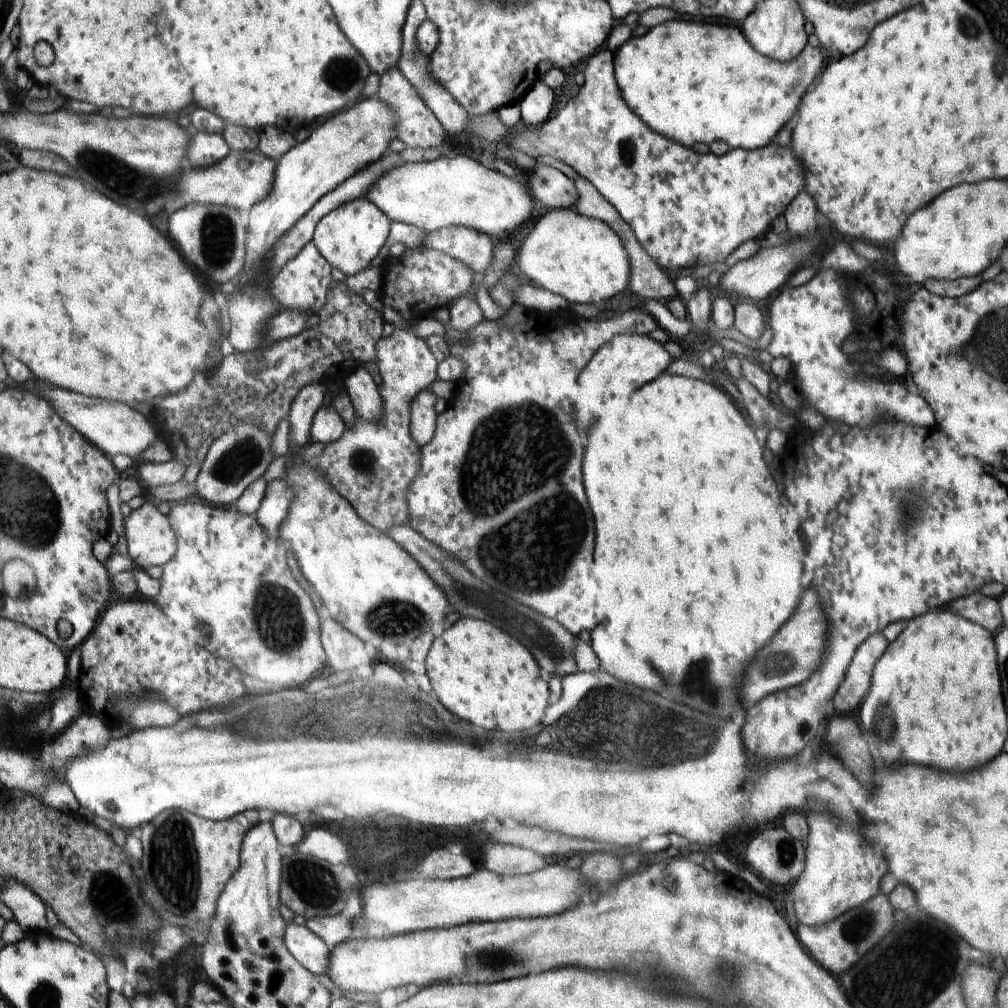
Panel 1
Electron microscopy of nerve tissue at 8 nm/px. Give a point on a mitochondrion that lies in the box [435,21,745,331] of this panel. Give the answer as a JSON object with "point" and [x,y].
{"point":[628,148]}

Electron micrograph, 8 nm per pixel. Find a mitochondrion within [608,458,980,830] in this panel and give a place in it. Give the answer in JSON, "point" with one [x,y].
{"point":[909,506]}

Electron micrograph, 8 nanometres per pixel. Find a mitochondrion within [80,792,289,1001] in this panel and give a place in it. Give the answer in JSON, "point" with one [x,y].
{"point":[174,865]}

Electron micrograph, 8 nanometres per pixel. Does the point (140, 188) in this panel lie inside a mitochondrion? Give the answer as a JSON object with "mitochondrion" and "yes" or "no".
{"mitochondrion":"yes"}

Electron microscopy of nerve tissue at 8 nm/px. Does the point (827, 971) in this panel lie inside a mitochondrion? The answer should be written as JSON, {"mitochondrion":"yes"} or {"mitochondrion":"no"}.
{"mitochondrion":"no"}

